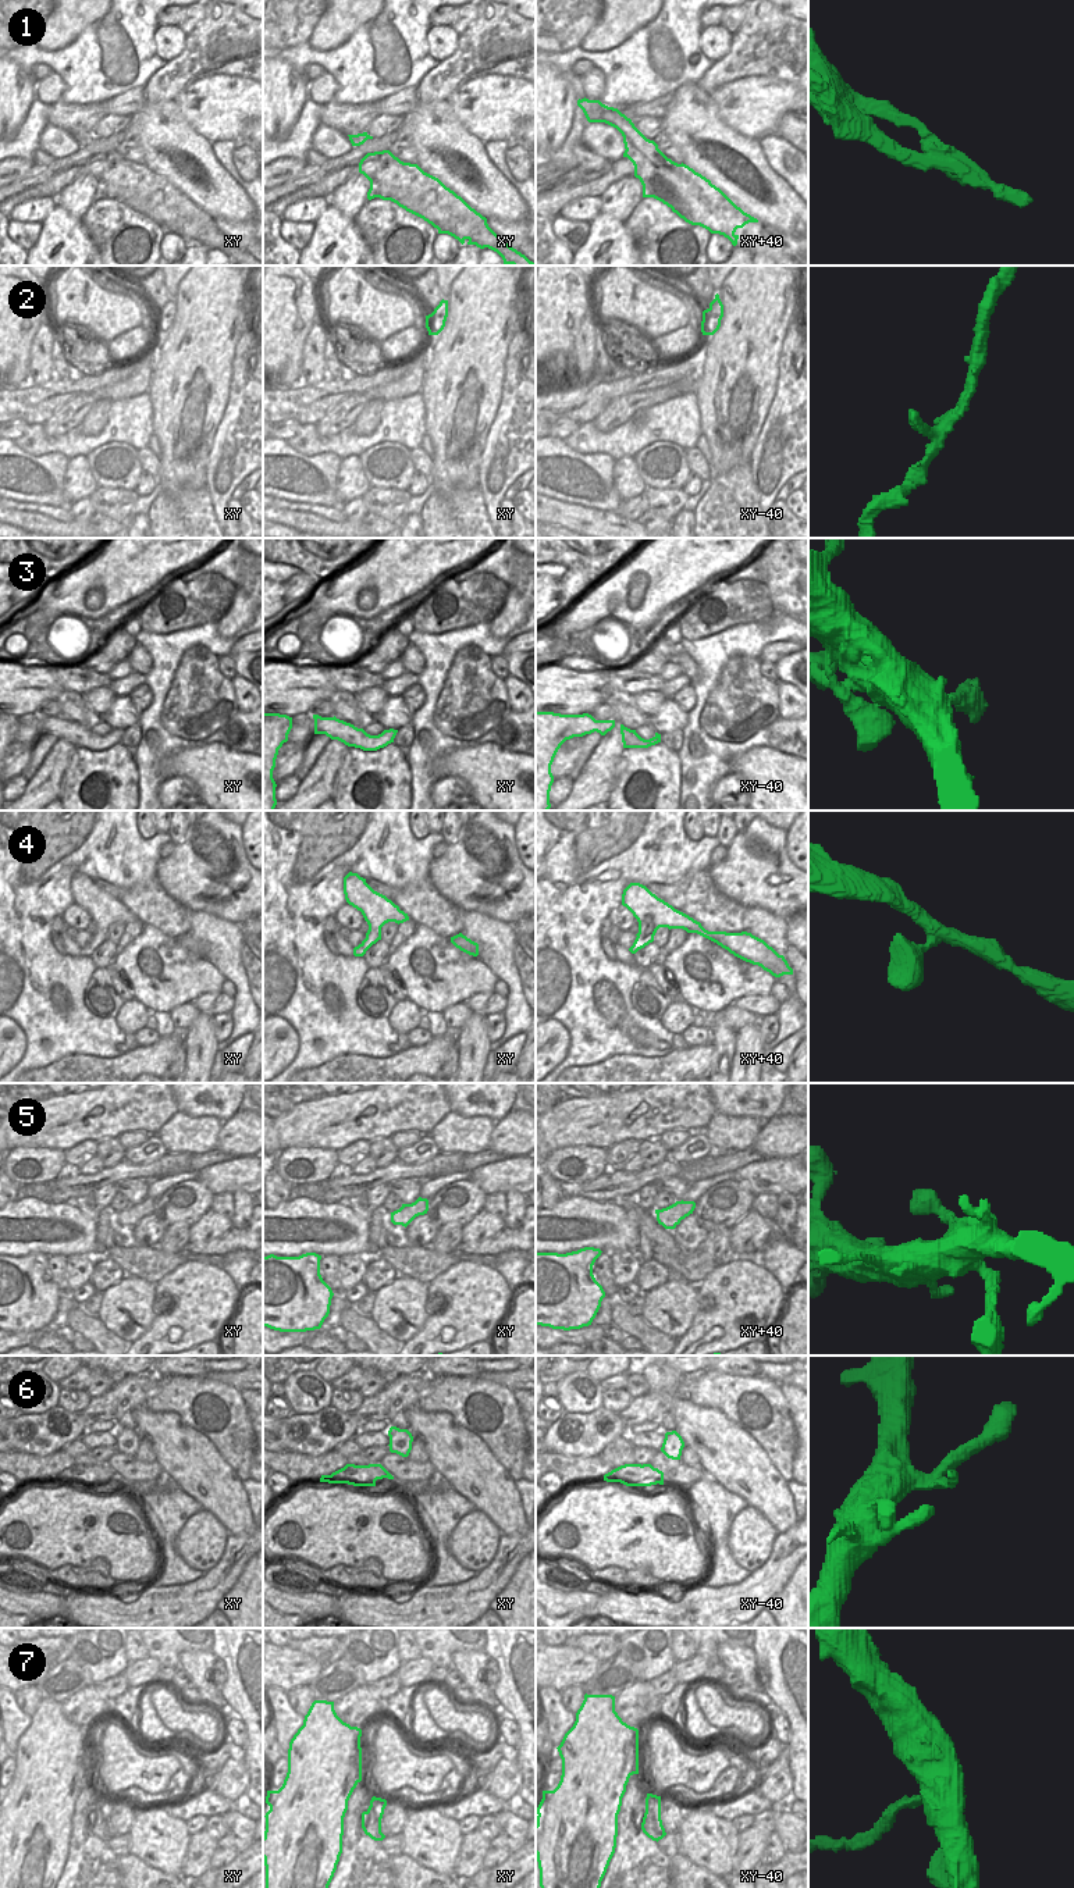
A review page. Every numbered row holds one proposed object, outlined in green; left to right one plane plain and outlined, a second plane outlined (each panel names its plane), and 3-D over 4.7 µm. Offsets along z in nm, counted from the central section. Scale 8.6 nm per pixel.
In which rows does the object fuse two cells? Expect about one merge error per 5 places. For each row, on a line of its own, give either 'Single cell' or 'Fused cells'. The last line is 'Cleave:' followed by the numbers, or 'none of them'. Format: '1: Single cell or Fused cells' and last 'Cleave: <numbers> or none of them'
1: Fused cells
2: Single cell
3: Single cell
4: Single cell
5: Single cell
6: Single cell
7: Fused cells
Cleave: 1, 7

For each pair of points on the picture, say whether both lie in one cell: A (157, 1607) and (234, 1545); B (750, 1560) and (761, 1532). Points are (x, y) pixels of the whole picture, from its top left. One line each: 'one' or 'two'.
A: one
B: one

